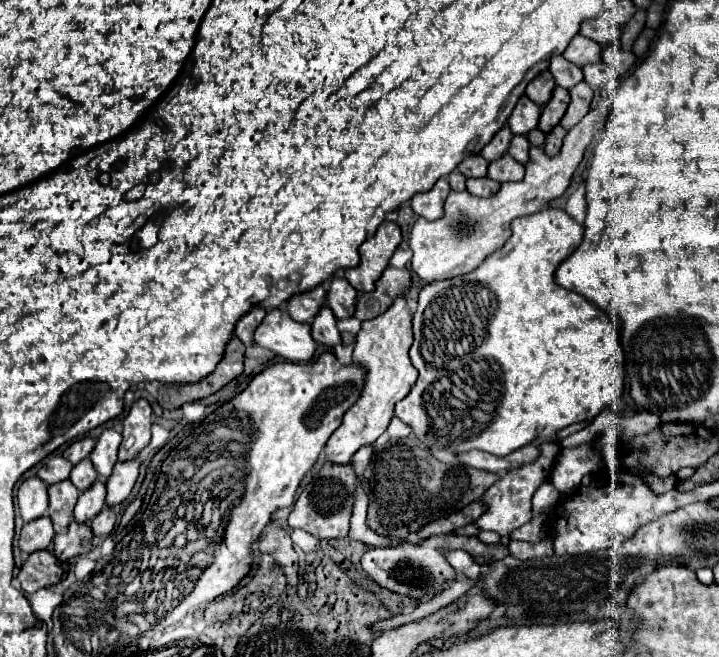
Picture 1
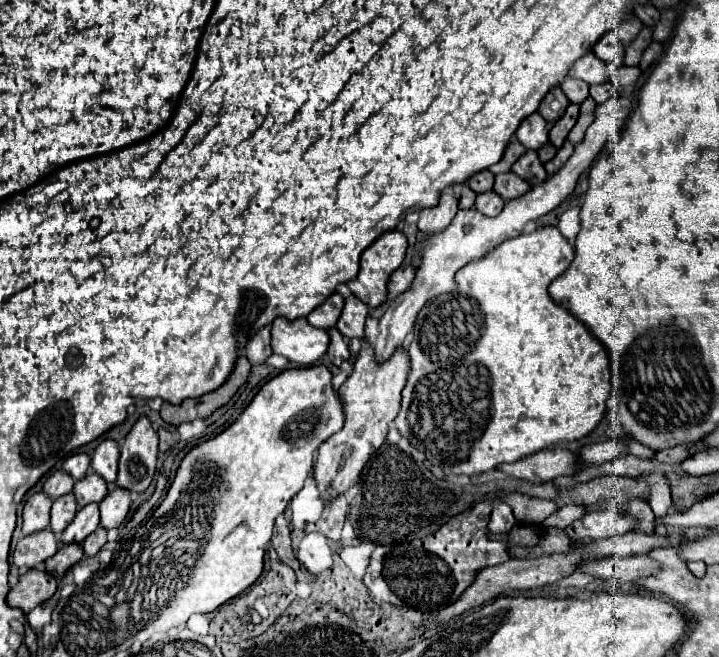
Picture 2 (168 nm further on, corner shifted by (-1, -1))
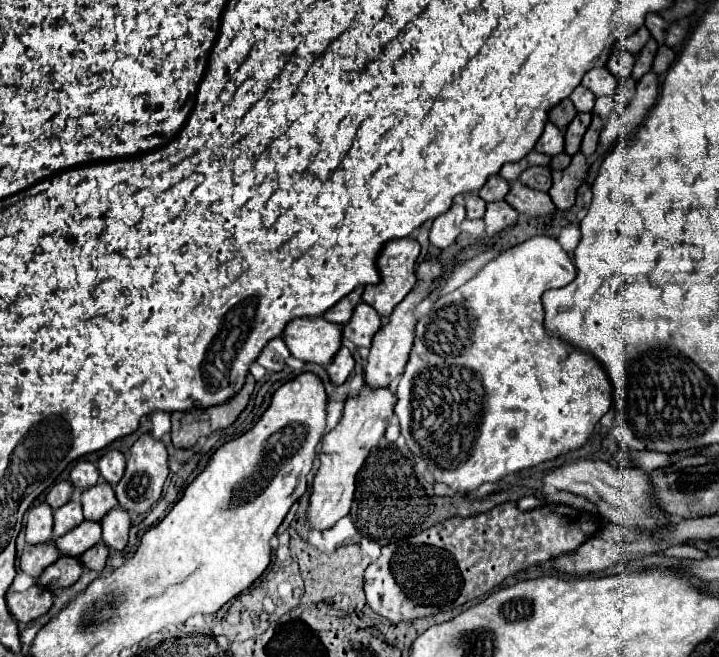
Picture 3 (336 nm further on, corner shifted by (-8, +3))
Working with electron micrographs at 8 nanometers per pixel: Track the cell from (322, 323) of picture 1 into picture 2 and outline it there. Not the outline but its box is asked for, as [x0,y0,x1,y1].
[327,329,351,367]

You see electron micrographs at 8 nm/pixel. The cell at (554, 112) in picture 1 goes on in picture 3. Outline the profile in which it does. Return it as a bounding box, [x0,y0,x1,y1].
[564,113,592,155]

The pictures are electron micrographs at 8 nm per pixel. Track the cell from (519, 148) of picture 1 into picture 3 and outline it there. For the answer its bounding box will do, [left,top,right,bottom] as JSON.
[520,165,552,191]

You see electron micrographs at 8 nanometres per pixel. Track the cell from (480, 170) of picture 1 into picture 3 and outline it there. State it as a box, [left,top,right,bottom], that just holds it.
[480,175,510,201]

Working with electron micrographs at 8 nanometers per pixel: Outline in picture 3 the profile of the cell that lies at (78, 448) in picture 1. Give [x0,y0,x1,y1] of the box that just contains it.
[70,459,100,491]

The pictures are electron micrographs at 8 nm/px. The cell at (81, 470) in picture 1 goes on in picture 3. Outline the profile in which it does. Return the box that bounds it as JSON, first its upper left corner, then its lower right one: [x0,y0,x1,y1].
[82,481,118,521]

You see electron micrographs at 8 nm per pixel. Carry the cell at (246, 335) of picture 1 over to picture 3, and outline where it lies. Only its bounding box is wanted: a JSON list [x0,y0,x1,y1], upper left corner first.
[256,337,290,371]

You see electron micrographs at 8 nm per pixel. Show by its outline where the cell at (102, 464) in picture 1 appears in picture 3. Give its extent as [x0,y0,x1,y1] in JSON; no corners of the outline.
[98,449,126,485]

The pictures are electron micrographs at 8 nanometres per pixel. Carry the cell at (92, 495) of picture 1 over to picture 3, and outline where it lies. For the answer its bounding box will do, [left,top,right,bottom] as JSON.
[56,521,102,555]

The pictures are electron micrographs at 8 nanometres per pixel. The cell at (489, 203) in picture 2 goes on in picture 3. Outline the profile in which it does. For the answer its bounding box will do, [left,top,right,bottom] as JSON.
[484,201,518,237]

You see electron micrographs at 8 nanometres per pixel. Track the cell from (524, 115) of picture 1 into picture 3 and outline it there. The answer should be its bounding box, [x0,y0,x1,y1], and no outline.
[534,121,564,157]

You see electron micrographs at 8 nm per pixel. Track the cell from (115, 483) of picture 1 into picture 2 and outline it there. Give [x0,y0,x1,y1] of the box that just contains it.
[99,485,129,529]

